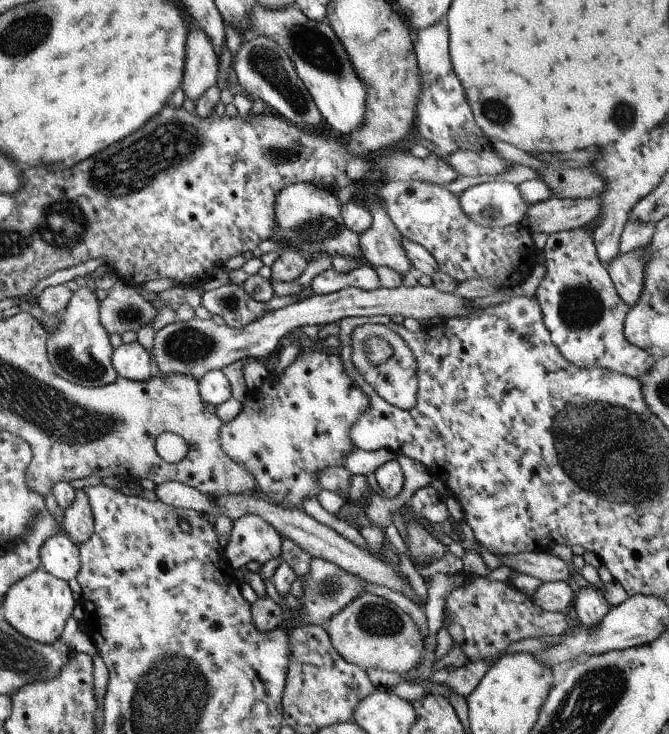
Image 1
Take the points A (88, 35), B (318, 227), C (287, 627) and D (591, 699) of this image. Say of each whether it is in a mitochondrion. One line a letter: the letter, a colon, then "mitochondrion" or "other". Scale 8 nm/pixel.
A: other
B: mitochondrion
C: other
D: mitochondrion

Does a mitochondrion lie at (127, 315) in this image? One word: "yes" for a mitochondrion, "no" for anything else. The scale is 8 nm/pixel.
yes

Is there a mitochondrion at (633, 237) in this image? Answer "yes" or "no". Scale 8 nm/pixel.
no

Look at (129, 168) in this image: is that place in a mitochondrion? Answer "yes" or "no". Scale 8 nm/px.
yes

